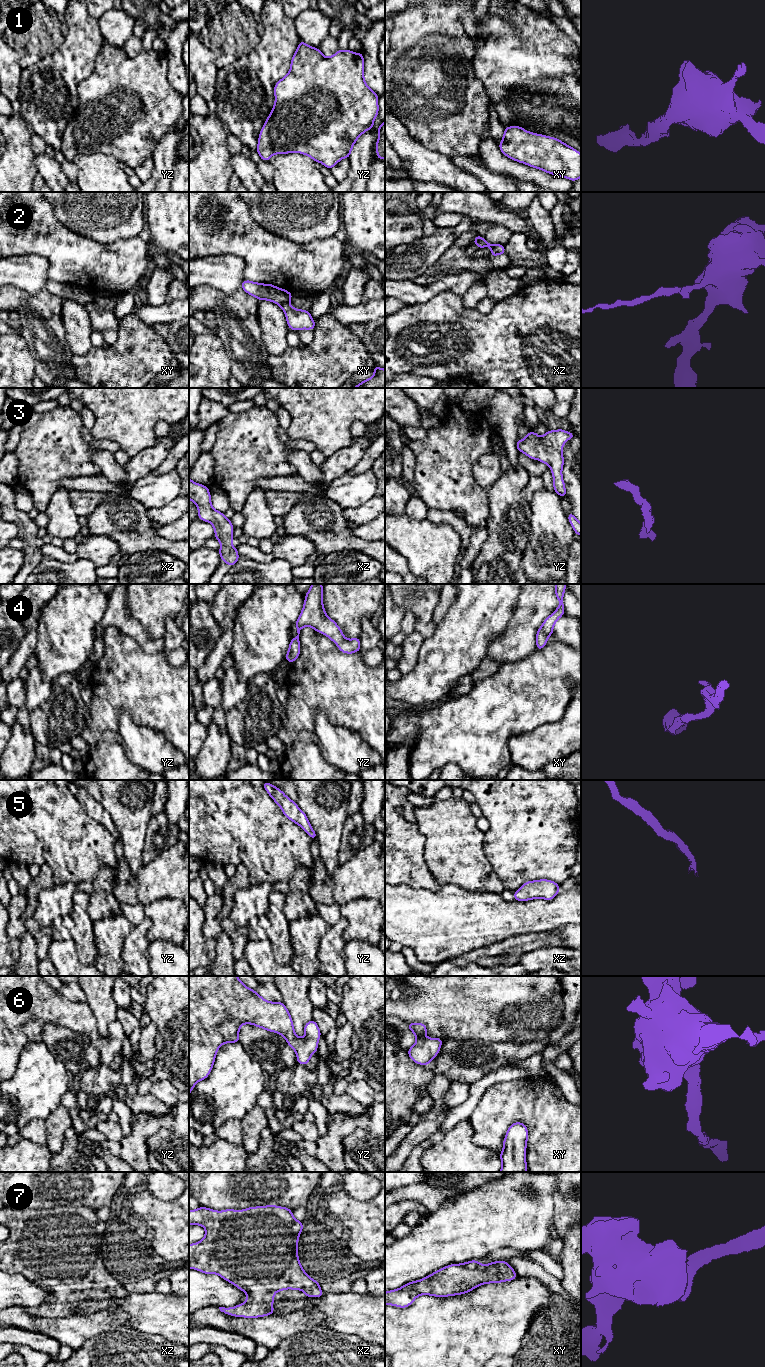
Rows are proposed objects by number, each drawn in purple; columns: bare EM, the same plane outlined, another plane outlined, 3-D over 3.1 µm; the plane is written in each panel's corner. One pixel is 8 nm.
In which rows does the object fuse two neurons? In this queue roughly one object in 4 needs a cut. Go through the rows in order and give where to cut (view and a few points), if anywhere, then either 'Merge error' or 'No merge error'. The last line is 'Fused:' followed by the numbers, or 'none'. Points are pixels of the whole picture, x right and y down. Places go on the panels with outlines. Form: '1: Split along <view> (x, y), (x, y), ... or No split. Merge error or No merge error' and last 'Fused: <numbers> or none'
1: No split. No merge error
2: Split along xy (288, 301), (280, 306). Merge error
3: No split. No merge error
4: No split. No merge error
5: No split. No merge error
6: No split. No merge error
7: No split. No merge error
Fused: 2

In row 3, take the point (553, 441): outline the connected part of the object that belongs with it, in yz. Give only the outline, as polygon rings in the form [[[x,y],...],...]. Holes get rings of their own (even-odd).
[[[560,428],[556,431],[549,430],[541,438],[537,432],[528,432],[523,440],[517,440],[516,442],[518,451],[529,458],[540,460],[550,467],[553,475],[554,492],[560,497],[567,496],[562,476],[564,465],[562,448],[566,440],[571,440],[574,436],[574,433]]]

